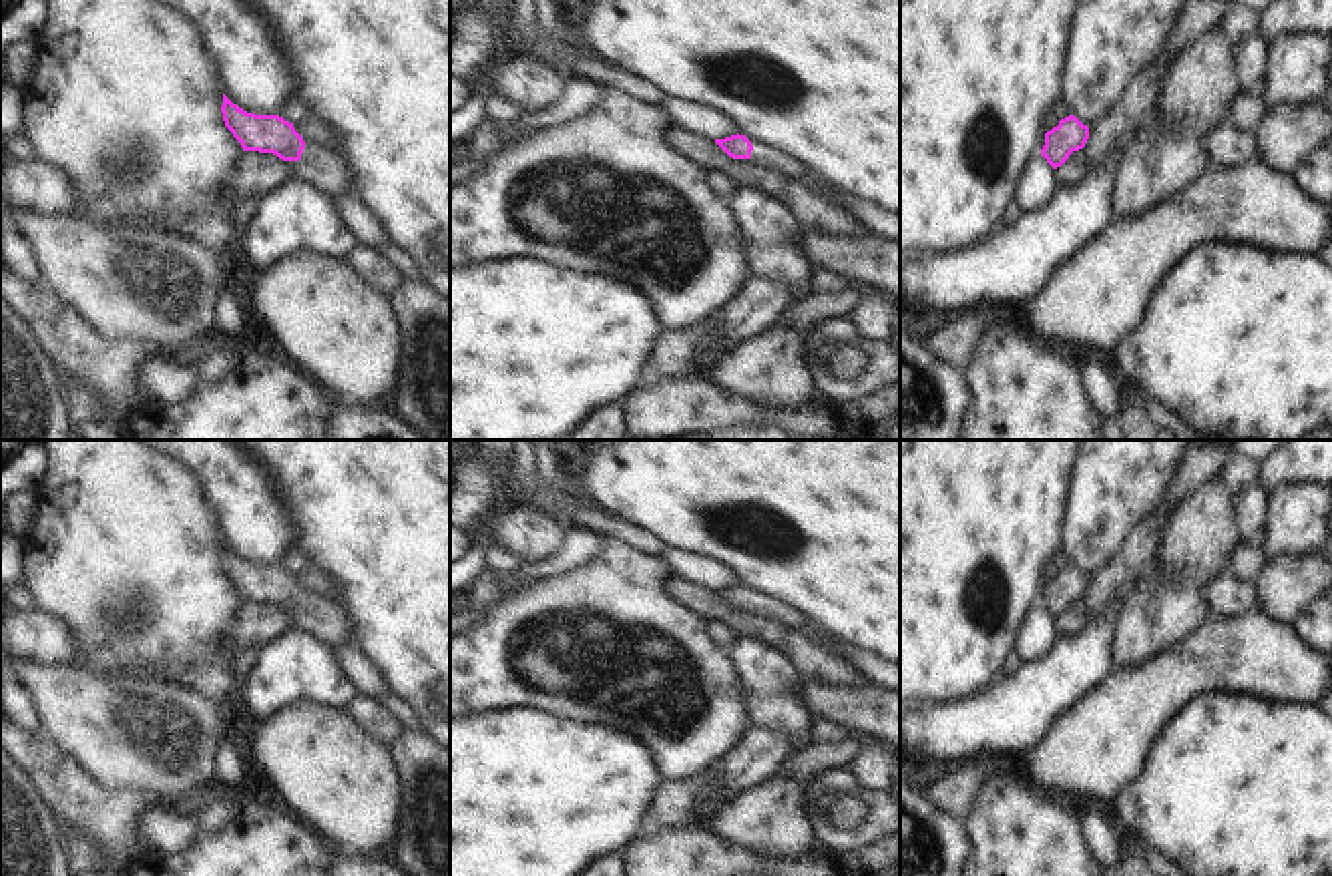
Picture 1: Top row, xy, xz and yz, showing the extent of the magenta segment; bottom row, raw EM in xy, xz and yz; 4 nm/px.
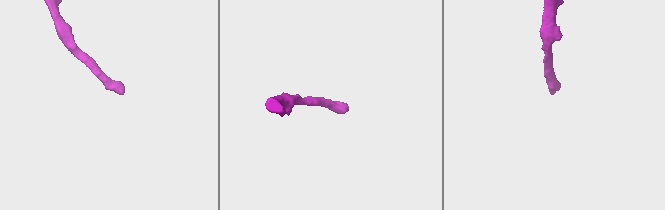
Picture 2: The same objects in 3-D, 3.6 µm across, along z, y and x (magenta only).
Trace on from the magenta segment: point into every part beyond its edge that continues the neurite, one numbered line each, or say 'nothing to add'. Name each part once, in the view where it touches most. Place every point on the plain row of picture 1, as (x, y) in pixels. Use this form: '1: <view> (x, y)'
1: xy (322, 617)

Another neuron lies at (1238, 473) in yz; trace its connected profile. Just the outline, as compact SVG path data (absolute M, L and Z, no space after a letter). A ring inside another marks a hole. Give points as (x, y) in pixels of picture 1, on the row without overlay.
M1232 452L1224 462L1217 480L1224 484L1232 500L1236 500L1246 488L1262 484L1260 466Z

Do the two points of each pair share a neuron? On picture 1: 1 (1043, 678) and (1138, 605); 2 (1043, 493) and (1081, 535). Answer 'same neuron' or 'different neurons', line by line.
1: different neurons
2: different neurons

